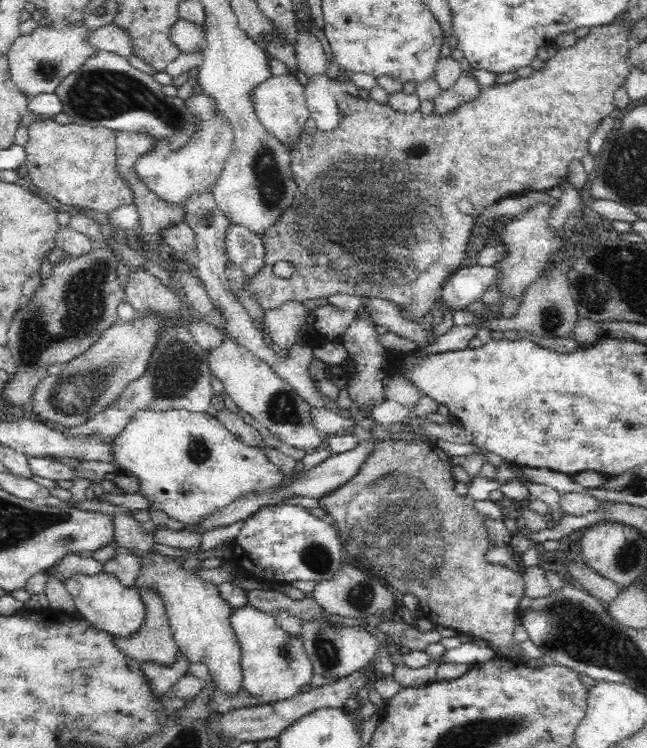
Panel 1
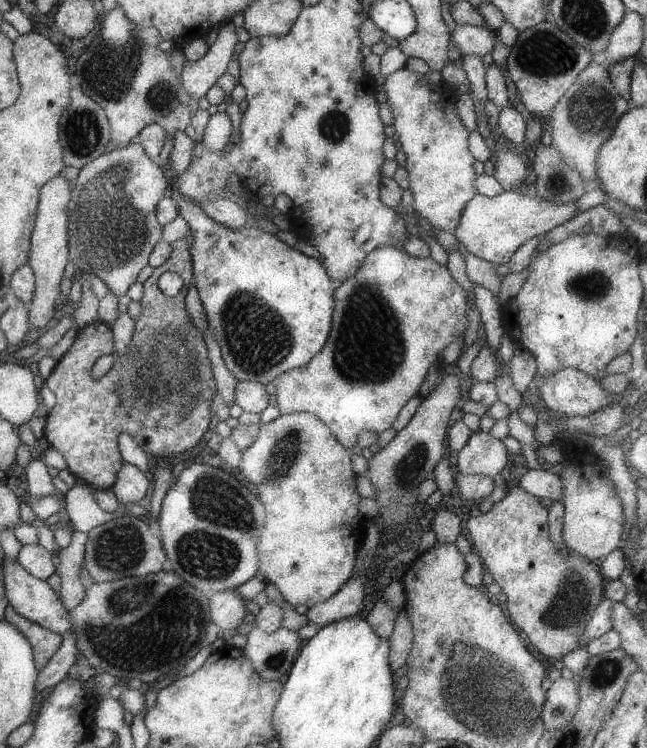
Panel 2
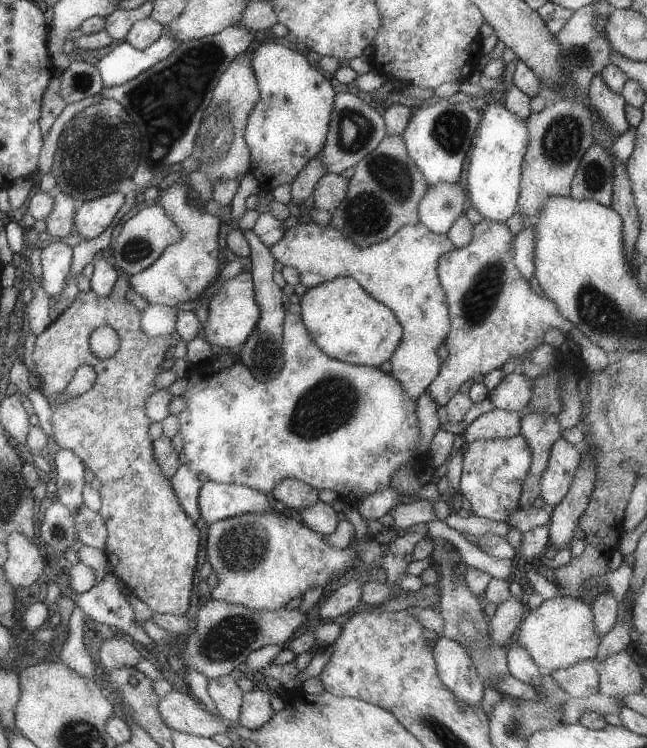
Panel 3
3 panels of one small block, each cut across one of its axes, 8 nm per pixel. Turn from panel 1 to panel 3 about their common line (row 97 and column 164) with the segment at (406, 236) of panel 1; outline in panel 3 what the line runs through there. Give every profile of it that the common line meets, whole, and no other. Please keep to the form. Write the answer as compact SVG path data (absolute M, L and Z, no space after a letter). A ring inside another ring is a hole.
M118 275L111 292L107 296L97 296L93 290L78 291L75 300L55 318L49 326L36 337L32 352L41 376L41 390L51 410L51 426L54 442L60 449L73 450L81 458L85 467L89 468L100 484L100 507L97 512L103 518L106 528L104 554L110 571L127 590L147 604L151 614L183 615L189 606L193 572L195 572L195 556L199 530L193 526L191 518L185 516L176 493L171 490L169 480L161 476L161 470L153 458L153 440L147 436L147 426L151 420L145 416L145 402L157 392L151 380L155 374L163 372L159 362L163 354L167 354L168 335L150 337L141 329L141 312L126 300L125 294L129 289L129 275ZM97 326L109 326L116 332L118 349L113 356L106 359L97 358L89 348L89 334ZM81 364L91 366L95 371L93 386L63 404L53 404L55 398L63 392L63 388L81 369Z

